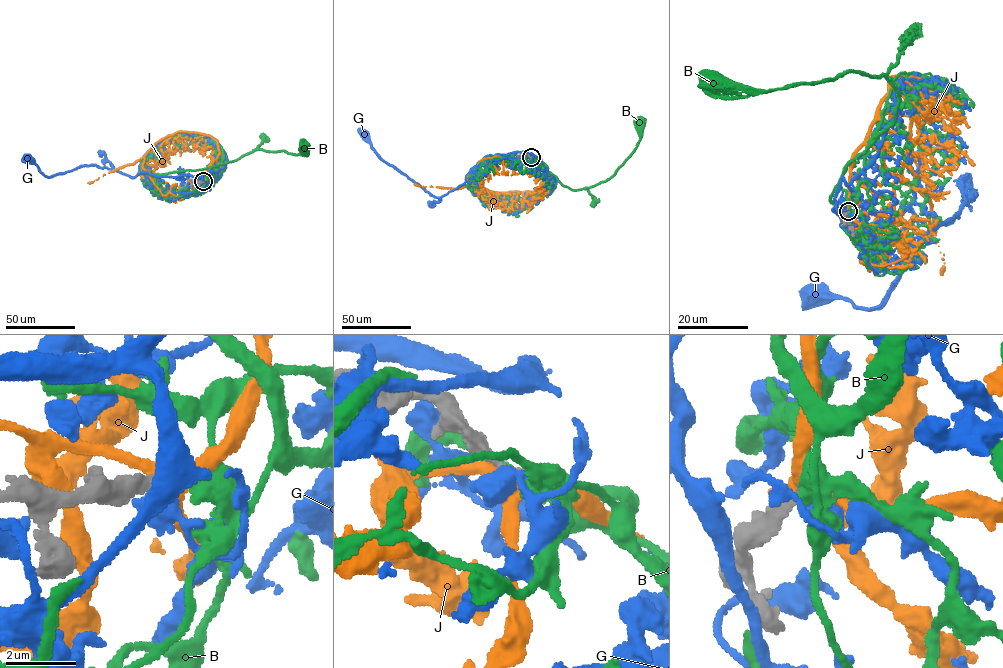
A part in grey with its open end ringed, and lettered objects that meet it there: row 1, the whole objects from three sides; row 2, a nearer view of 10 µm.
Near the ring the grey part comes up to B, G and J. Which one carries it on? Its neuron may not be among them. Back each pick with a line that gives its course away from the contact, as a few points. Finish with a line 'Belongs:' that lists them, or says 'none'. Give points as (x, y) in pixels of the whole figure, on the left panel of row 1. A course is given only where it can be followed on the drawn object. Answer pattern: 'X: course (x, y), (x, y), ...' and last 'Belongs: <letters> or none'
B: course (203, 181), (207, 179), (203, 169), (239, 159), (254, 150), (283, 150), (306, 155), (309, 146), (306, 145)
Belongs: B

